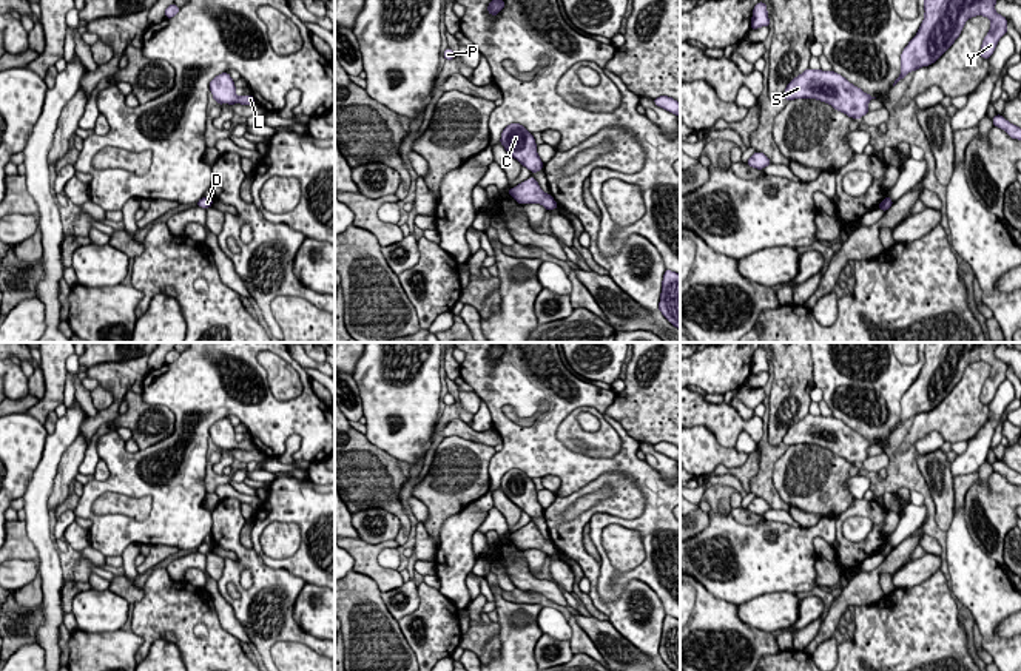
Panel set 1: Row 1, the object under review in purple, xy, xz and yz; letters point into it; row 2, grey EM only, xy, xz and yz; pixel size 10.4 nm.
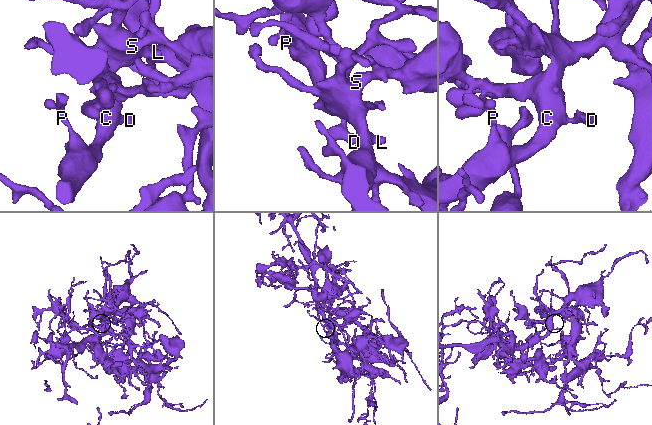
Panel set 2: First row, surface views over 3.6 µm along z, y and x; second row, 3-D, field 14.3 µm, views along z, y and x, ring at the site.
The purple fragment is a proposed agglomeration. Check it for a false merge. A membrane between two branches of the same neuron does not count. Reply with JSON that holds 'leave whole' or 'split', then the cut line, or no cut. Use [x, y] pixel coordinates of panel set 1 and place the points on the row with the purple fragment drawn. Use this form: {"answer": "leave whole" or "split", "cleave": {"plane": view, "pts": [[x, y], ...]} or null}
{"answer": "leave whole", "cleave": null}

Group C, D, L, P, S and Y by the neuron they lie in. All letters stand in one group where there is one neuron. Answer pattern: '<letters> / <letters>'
C D L P S Y

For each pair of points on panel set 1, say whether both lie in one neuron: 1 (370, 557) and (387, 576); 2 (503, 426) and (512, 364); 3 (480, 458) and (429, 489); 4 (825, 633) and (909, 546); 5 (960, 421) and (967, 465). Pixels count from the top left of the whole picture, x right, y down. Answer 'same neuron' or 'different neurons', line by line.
1: same neuron
2: same neuron
3: same neuron
4: same neuron
5: different neurons

